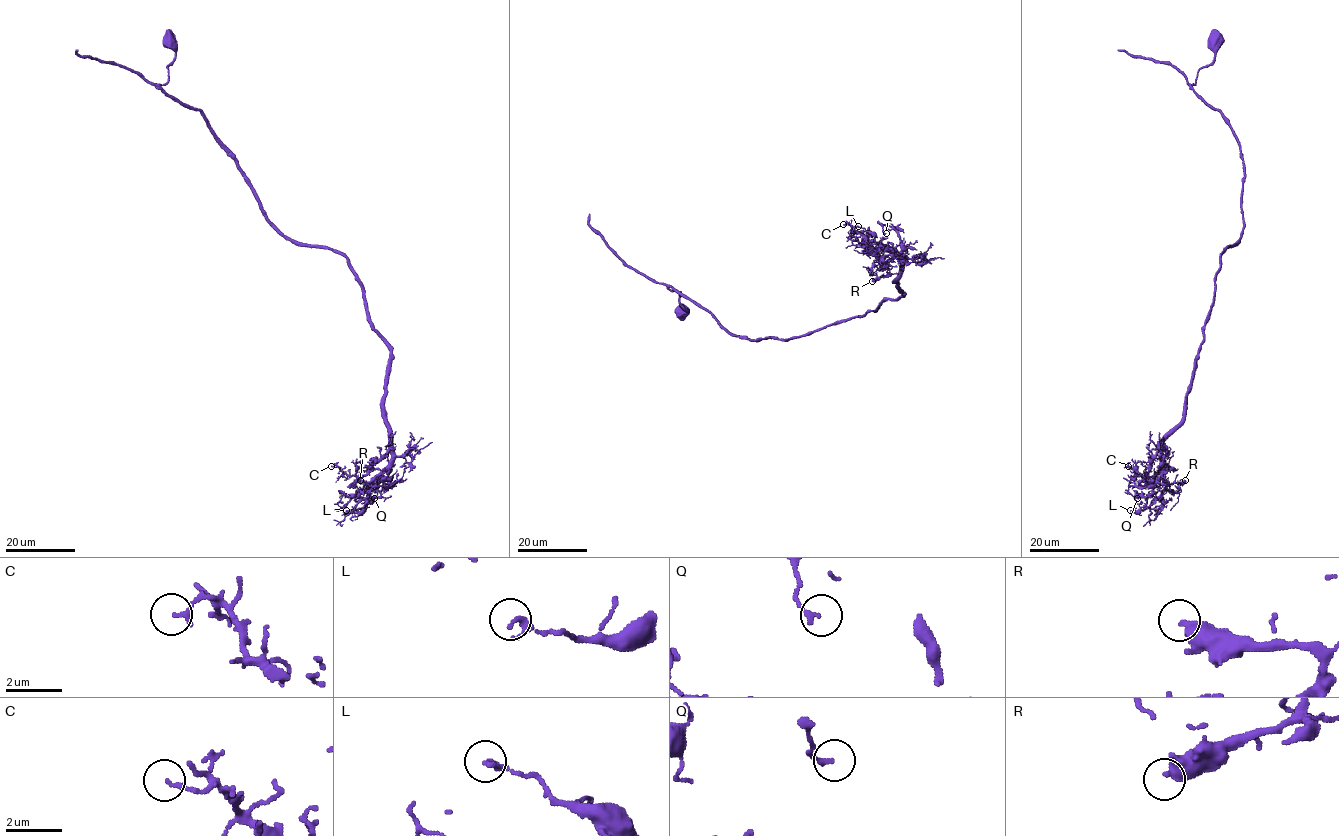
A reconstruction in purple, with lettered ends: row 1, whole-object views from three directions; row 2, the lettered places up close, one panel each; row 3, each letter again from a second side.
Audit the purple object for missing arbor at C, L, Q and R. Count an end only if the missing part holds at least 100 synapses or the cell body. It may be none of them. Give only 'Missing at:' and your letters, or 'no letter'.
Missing at: no letter

